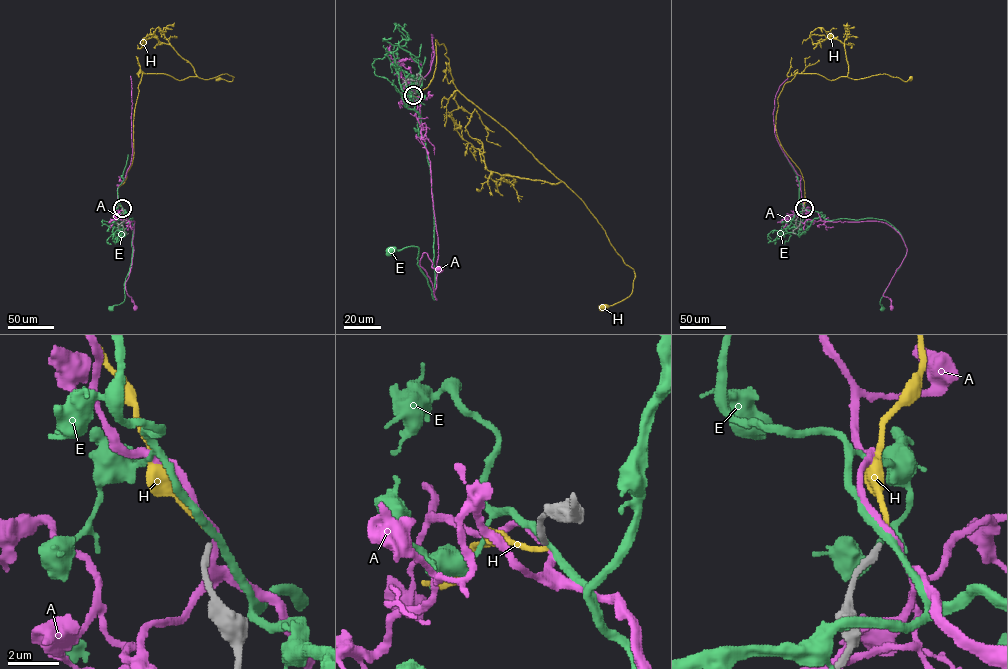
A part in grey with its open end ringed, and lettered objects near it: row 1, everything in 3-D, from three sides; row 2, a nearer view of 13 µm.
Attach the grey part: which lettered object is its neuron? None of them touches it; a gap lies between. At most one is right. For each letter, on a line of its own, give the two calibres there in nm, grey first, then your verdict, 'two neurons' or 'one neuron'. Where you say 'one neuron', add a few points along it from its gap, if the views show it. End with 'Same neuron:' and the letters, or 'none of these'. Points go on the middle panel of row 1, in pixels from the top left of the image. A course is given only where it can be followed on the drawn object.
A: 260 nm thick on the grey side, 240 nm on the other; two neurons
E: 260 nm thick on the grey side, 260 nm on the other; two neurons
H: 260 nm thick on the grey side, 200 nm on the other; one neuron; it runs (413, 95), (404, 97), (433, 78), (435, 39), (455, 87), (578, 197), (633, 269), (629, 296), (604, 306)
Same neuron: H

